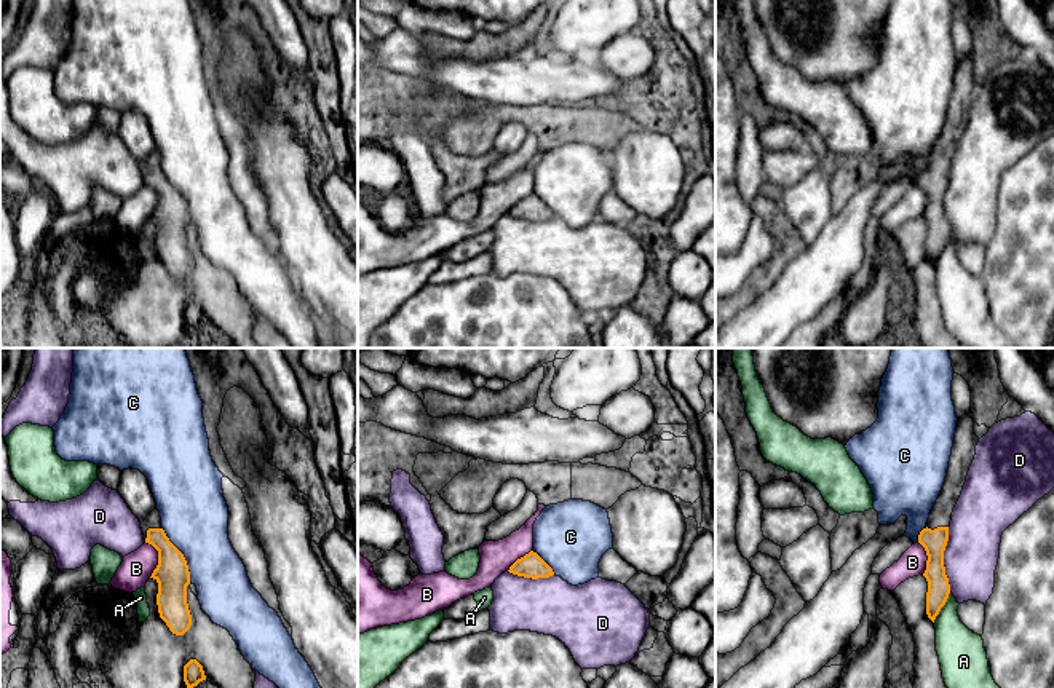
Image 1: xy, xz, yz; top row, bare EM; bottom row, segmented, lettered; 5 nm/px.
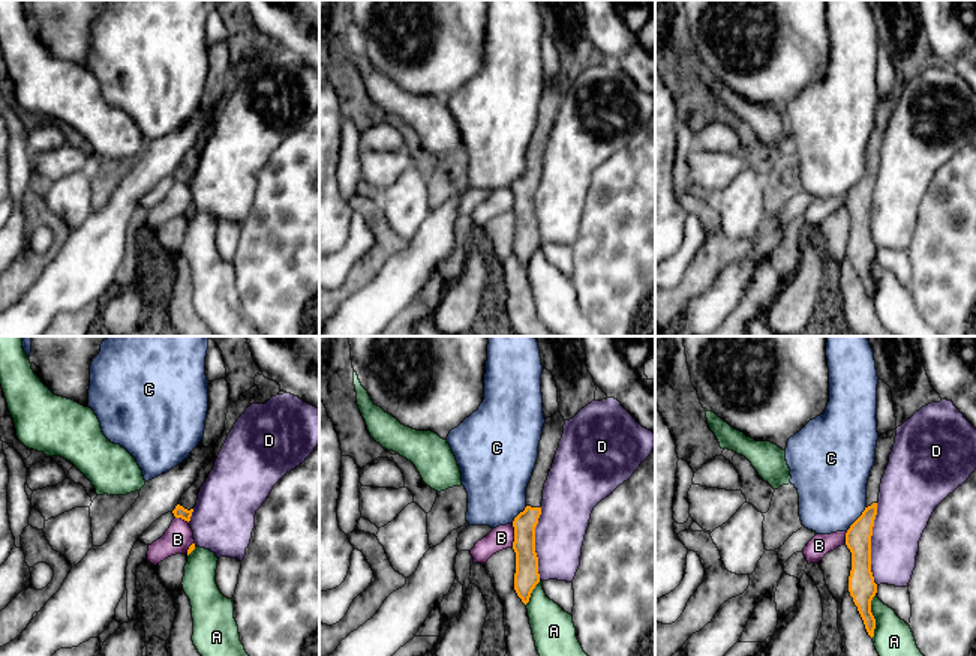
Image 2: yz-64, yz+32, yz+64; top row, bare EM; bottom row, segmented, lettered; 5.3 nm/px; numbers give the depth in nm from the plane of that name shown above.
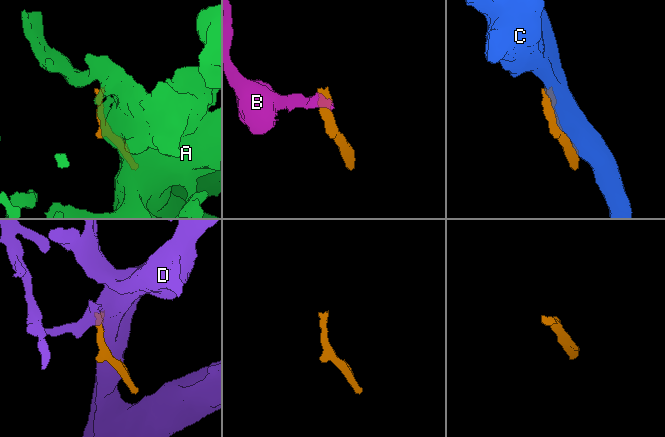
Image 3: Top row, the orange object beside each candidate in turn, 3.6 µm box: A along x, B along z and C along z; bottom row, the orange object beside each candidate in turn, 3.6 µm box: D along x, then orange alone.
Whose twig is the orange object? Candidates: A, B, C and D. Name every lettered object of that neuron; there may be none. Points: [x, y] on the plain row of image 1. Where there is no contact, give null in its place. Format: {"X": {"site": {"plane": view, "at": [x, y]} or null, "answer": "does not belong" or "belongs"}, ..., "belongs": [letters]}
{"A": {"site": {"plane": "yz", "at": [943, 248]}, "answer": "does not belong"}, "B": {"site": {"plane": "xy", "at": [158, 201]}, "answer": "does not belong"}, "C": {"site": {"plane": "xy", "at": [182, 197]}, "answer": "does not belong"}, "D": {"site": {"plane": "yz", "at": [943, 201]}, "answer": "does not belong"}, "belongs": []}

